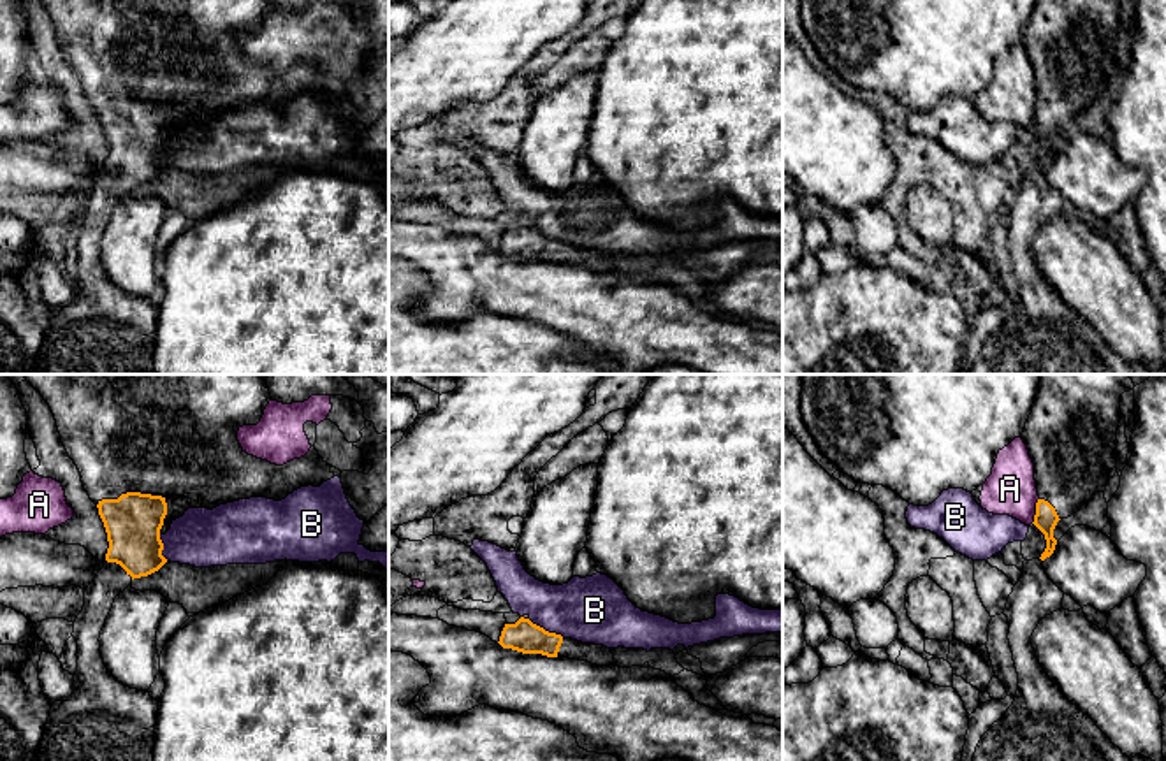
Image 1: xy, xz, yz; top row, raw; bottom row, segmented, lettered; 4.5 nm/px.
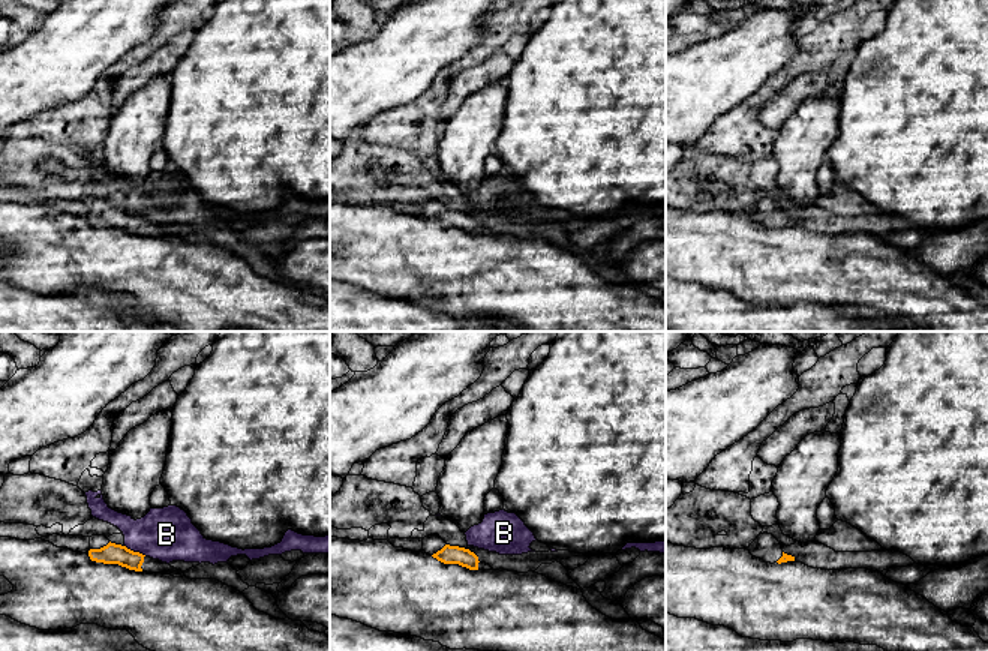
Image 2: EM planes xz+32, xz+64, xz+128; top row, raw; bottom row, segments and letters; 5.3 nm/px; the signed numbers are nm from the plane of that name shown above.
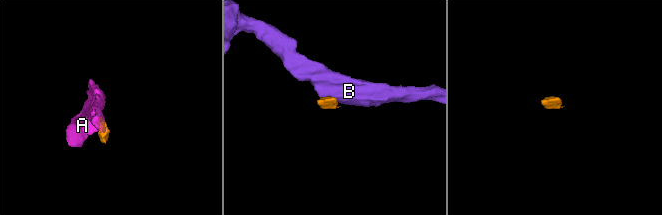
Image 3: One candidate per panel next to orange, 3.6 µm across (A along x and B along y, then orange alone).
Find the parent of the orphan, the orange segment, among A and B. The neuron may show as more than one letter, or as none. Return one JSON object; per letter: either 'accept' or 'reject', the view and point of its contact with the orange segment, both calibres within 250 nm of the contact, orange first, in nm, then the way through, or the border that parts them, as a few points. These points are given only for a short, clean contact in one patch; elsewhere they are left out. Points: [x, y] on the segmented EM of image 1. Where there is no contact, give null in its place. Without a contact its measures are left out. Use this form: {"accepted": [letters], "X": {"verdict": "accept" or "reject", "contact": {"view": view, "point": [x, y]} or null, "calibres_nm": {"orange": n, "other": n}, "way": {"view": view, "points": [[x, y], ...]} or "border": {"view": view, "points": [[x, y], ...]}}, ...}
{"accepted": [], "A": {"verdict": "reject", "contact": {"view": "yz", "point": [1036, 510]}, "calibres_nm": {"orange": 110, "other": 220}, "border": {"view": "yz", "points": [[1038, 498], [1031, 522]]}}, "B": {"verdict": "reject", "contact": {"view": "xz", "point": [544, 630]}, "calibres_nm": {"orange": 150, "other": 300}, "border": {"view": "xz", "points": [[528, 619], [563, 637]]}}}

